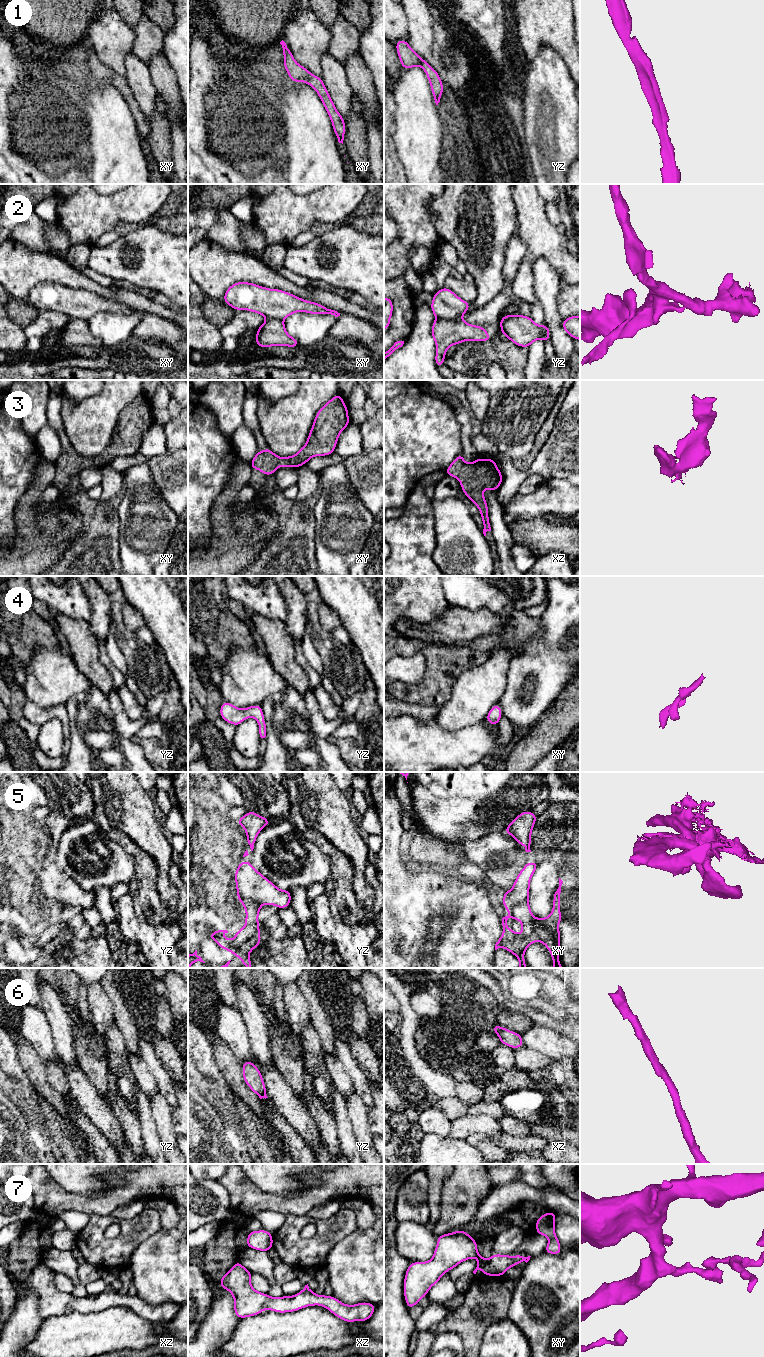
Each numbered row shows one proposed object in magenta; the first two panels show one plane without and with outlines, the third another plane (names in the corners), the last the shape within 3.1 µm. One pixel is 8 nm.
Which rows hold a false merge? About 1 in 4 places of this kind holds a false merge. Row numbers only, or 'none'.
2

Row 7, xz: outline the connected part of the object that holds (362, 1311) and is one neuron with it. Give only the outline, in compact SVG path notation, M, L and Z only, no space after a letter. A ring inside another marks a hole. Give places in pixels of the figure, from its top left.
M239 1260L219 1279L220 1287L228 1290L234 1298L234 1312L239 1319L261 1314L264 1309L278 1313L295 1312L304 1307L320 1305L328 1309L336 1317L347 1323L354 1321L367 1321L373 1315L377 1306L368 1302L361 1302L355 1305L346 1305L333 1296L316 1295L307 1285L299 1293L293 1296L270 1297L267 1293L261 1293L252 1288L252 1273L242 1266Z

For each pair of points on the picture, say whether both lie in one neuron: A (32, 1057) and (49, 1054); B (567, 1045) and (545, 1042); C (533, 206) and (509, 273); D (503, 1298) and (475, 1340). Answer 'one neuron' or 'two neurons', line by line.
A: two neurons
B: one neuron
C: two neurons
D: one neuron

